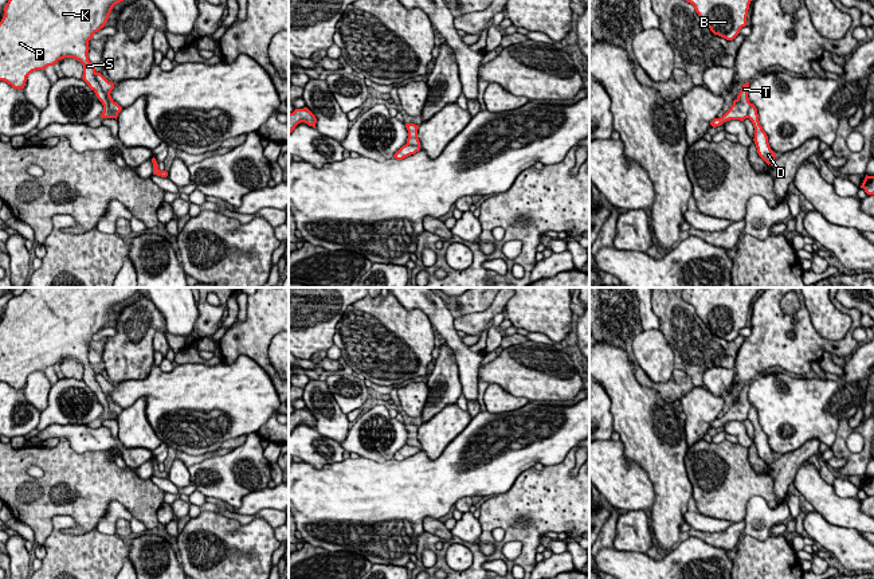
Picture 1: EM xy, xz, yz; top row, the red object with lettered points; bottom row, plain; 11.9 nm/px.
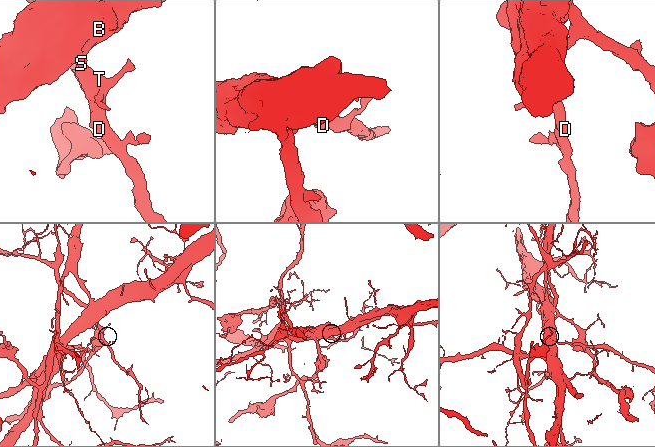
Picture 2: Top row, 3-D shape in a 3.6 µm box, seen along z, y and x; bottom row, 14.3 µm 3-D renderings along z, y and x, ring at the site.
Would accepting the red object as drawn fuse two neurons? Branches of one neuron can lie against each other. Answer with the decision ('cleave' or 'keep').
cleave

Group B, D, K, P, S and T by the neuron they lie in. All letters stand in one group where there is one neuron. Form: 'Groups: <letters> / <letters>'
Groups: B D K P S / T

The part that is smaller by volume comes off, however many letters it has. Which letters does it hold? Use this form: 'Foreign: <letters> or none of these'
Foreign: T

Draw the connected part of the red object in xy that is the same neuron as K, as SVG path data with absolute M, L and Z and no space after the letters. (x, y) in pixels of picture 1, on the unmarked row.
M26 287L8 301L0 322L0 382L20 391L32 372L74 359L83 365L82 380L103 406L101 419L117 420L89 361L89 341L105 328L113 308L137 292L138 287Z

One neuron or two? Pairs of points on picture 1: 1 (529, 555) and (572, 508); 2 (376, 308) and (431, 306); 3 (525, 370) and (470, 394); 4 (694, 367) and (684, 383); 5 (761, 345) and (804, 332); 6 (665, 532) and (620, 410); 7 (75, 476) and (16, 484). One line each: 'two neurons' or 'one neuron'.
1: one neuron
2: two neurons
3: two neurons
4: two neurons
5: one neuron
6: one neuron
7: one neuron

